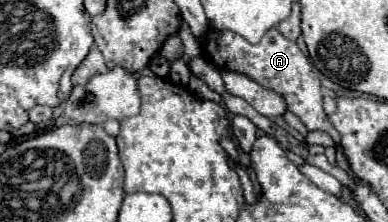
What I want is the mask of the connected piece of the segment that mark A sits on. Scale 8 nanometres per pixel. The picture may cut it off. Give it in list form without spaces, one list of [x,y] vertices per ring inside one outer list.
[[[209,29],[203,37],[201,45],[201,57],[205,57],[209,63],[213,63],[221,71],[235,71],[241,75],[247,75],[251,81],[259,83],[261,87],[281,95],[287,103],[287,111],[297,115],[309,131],[325,131],[333,137],[335,149],[337,149],[337,165],[355,181],[355,183],[365,183],[359,179],[353,171],[351,165],[343,153],[341,147],[341,135],[339,131],[329,123],[325,111],[323,111],[323,95],[321,89],[325,86],[321,84],[320,76],[323,74],[312,64],[309,63],[309,57],[303,54],[303,51],[297,47],[295,41],[285,39],[277,29],[269,29],[267,35],[257,43],[251,45],[247,43],[241,35],[235,35],[231,31],[217,31]]]

